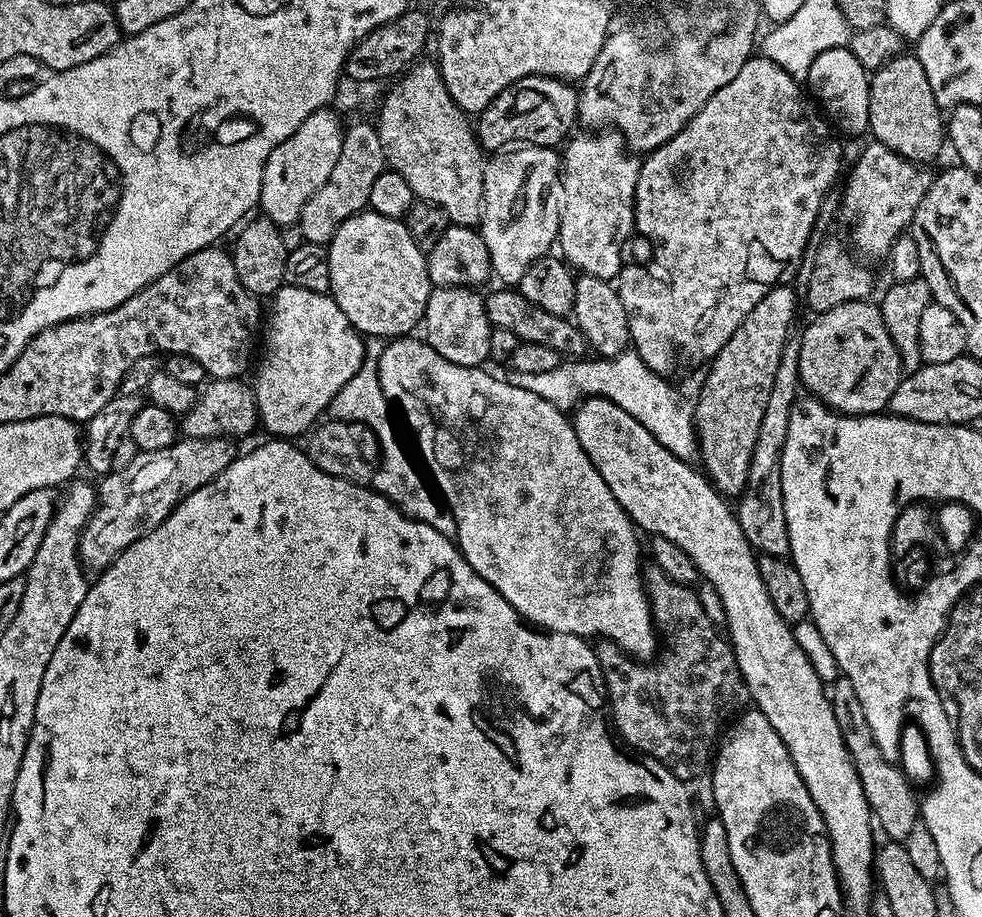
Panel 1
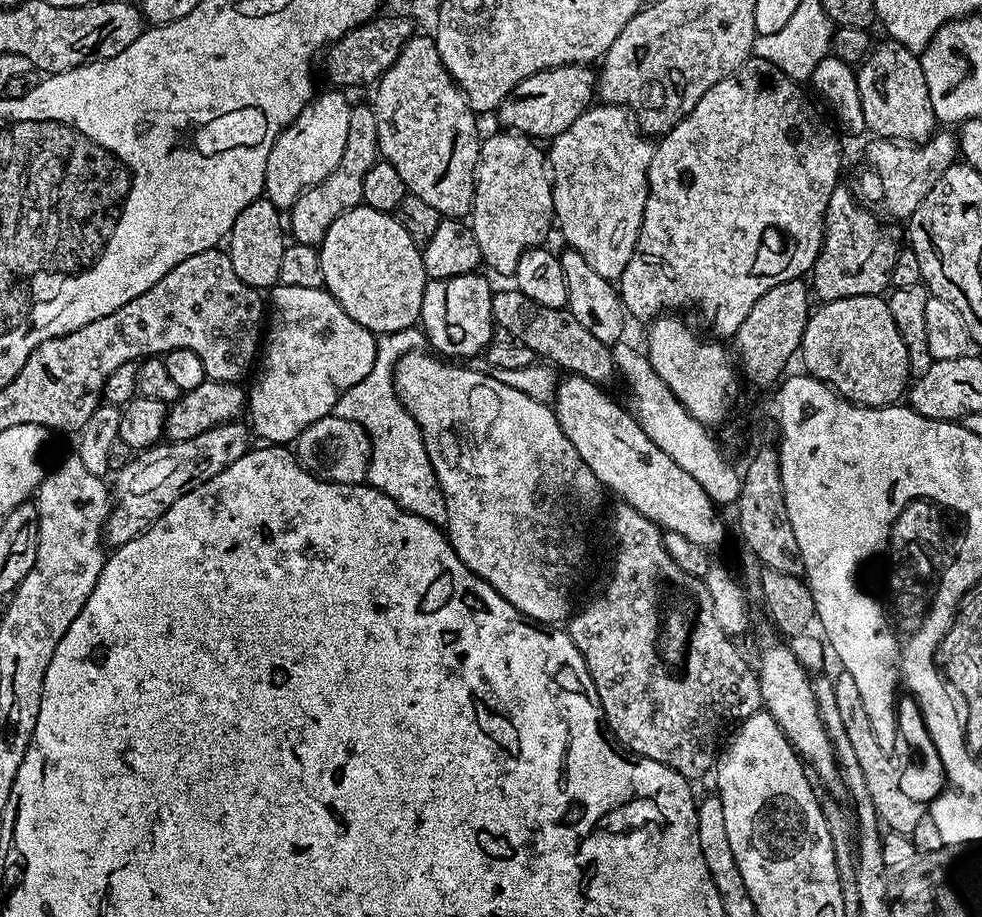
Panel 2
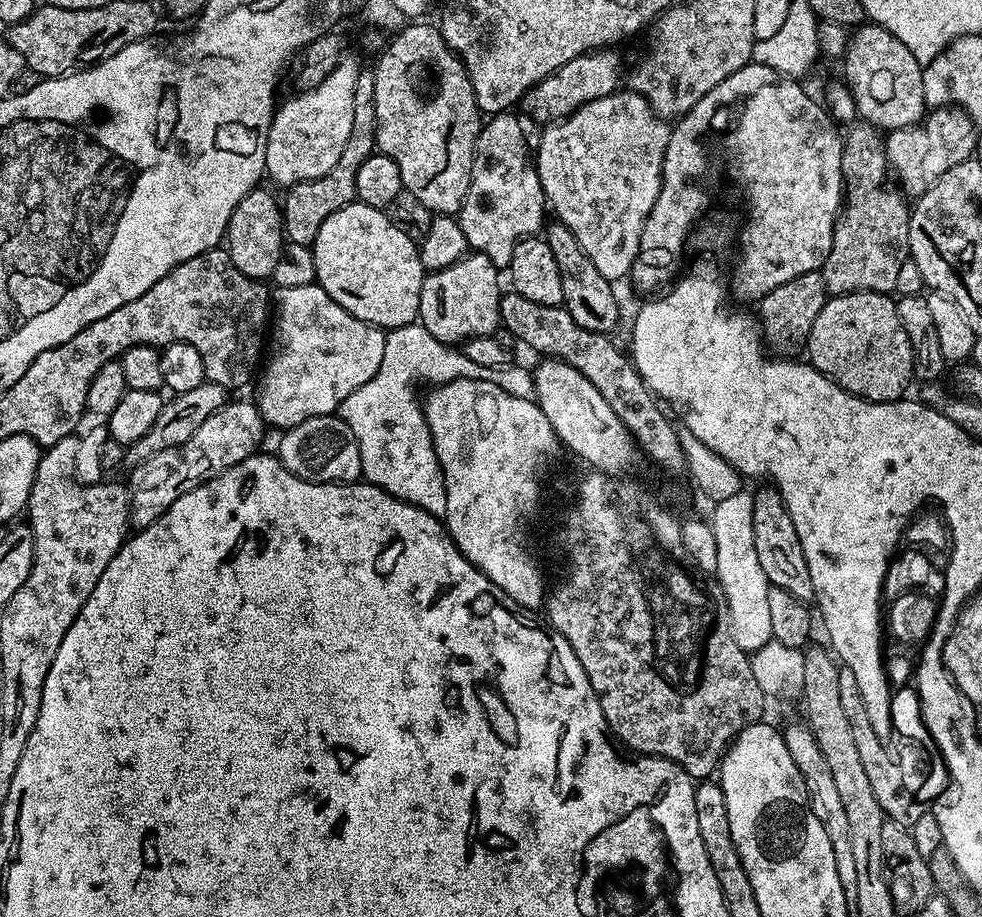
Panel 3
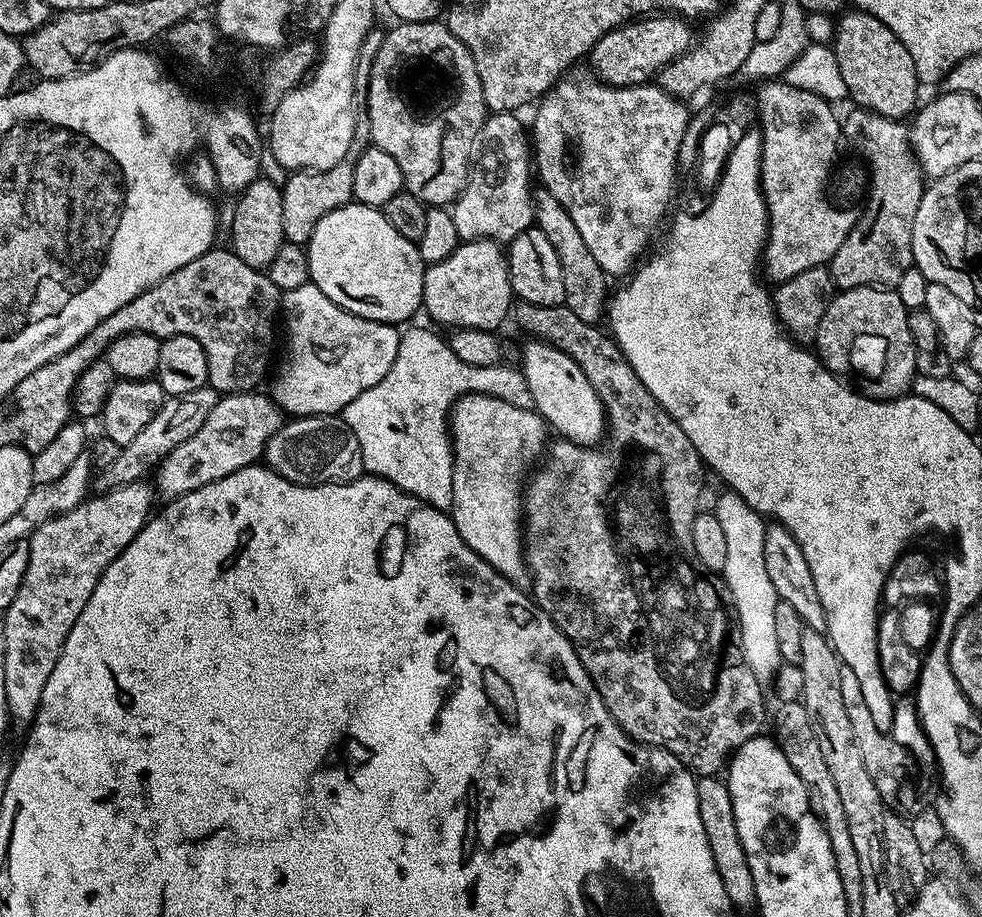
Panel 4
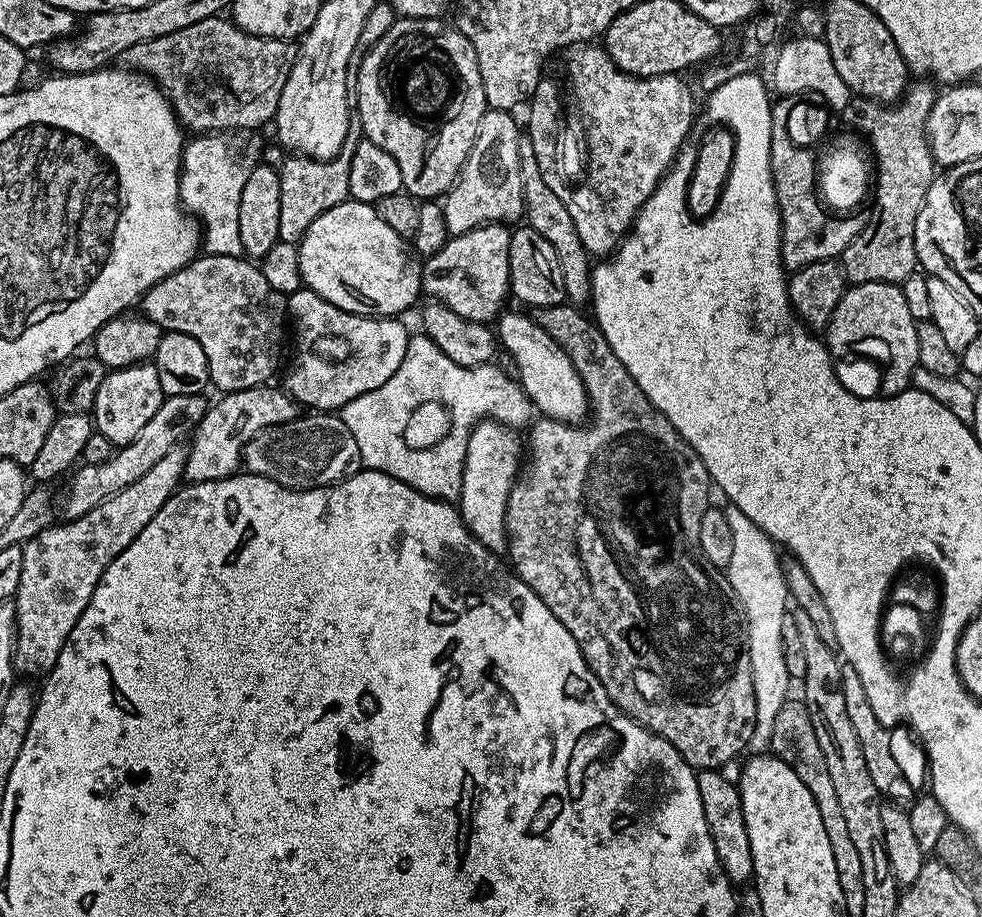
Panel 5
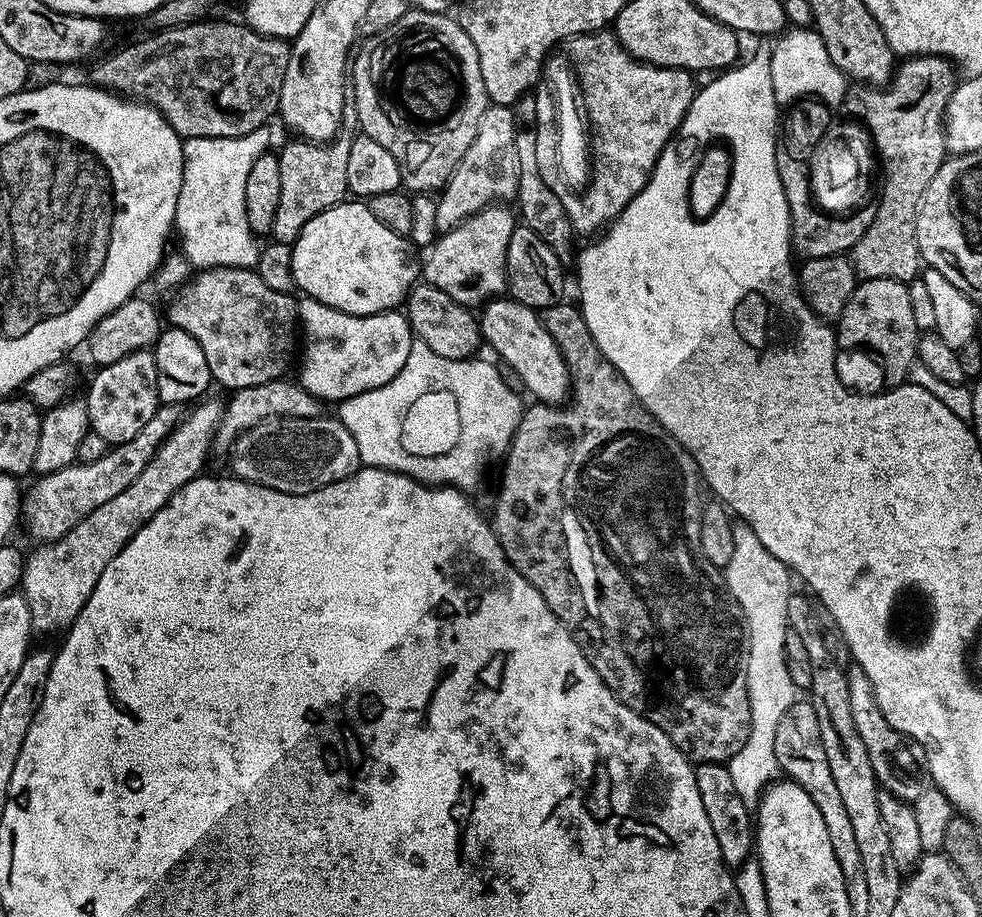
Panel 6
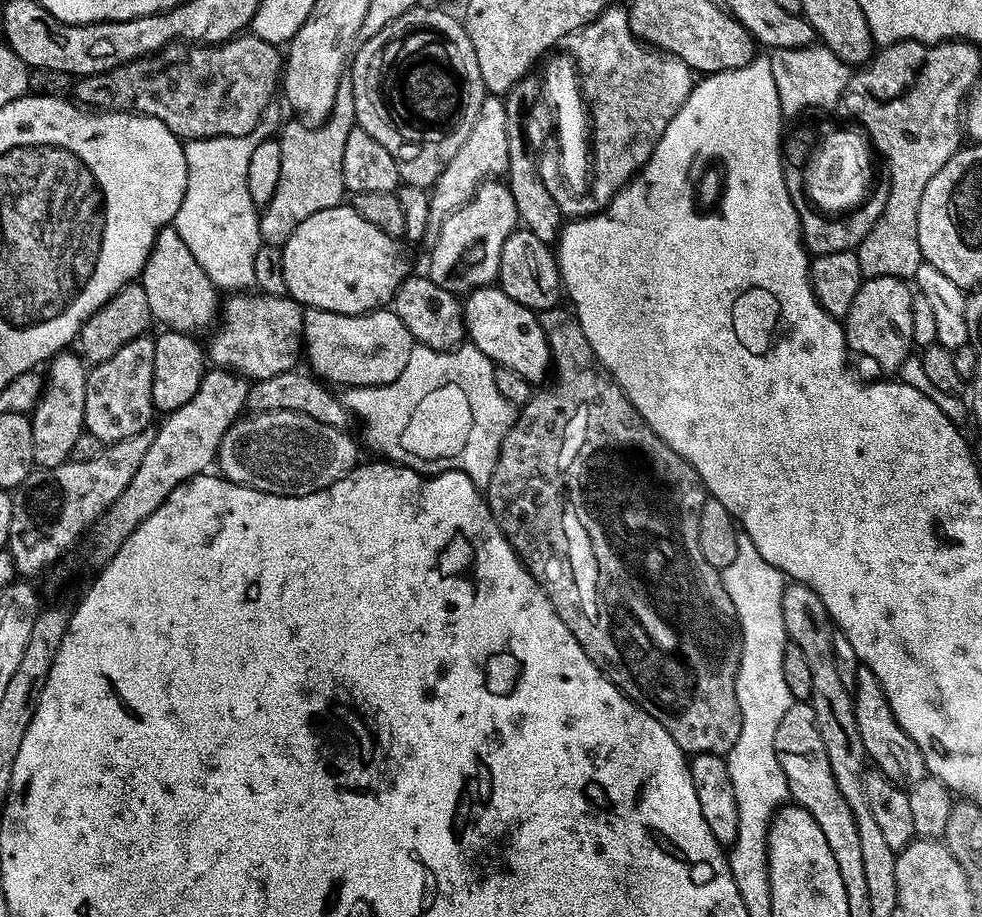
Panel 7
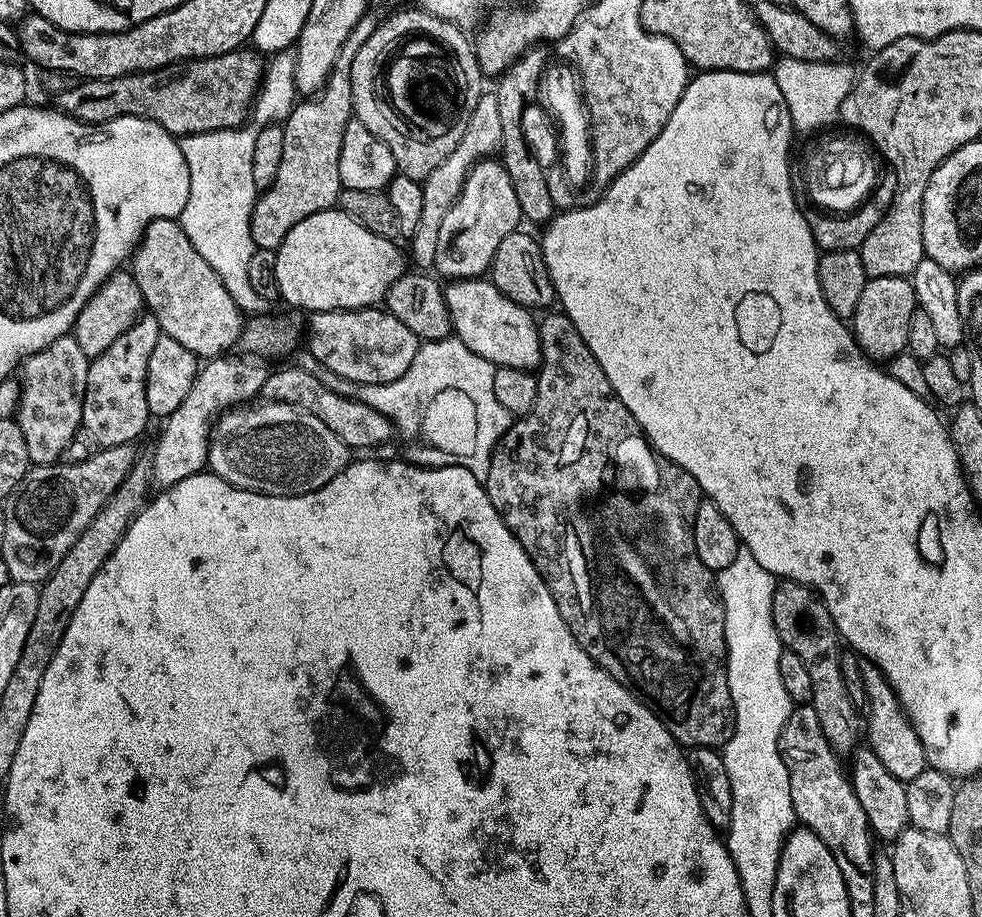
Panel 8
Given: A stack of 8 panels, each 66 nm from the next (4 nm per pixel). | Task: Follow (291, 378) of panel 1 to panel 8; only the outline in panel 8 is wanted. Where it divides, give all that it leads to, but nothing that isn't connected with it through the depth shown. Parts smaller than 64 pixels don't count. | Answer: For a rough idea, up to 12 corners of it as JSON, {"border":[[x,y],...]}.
{"border":[[387,310],[313,312],[306,348],[334,374],[406,374],[410,333]]}

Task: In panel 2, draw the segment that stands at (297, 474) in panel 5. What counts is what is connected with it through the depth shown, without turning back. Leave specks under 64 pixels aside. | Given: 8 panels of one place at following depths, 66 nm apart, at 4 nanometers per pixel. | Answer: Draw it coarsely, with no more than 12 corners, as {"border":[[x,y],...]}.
{"border":[[329,414],[294,441],[319,480],[362,484],[372,442],[358,422]]}

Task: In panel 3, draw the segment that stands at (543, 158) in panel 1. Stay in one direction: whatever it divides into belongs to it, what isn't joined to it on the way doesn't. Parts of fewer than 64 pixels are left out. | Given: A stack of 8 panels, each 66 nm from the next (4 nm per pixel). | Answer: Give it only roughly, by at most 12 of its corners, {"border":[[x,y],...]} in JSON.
{"border":[[511,111],[481,127],[458,213],[497,270],[546,224],[534,156]]}

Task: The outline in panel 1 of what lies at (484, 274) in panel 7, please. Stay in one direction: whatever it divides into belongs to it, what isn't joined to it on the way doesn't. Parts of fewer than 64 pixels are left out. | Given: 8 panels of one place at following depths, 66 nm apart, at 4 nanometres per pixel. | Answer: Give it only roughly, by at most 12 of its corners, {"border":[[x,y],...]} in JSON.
{"border":[[472,286],[433,287],[426,343],[481,367],[494,329]]}

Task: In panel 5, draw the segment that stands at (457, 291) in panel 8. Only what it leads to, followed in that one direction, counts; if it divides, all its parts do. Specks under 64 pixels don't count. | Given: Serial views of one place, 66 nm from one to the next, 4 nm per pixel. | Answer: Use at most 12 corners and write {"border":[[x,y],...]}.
{"border":[[531,315],[499,317],[499,343],[541,417],[579,425],[574,362]]}

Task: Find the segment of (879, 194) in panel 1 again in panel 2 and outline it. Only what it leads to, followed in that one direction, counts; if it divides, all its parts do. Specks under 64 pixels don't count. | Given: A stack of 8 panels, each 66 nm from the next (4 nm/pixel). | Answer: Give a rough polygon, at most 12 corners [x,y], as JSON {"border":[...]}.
{"border":[[957,137],[872,138],[864,156],[896,222],[958,160]]}

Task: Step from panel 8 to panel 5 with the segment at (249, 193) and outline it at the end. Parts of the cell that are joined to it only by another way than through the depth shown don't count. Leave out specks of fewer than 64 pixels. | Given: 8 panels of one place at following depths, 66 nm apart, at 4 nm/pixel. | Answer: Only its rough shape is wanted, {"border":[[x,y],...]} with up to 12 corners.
{"border":[[185,143],[181,207],[207,255],[243,253],[238,207],[254,146]]}

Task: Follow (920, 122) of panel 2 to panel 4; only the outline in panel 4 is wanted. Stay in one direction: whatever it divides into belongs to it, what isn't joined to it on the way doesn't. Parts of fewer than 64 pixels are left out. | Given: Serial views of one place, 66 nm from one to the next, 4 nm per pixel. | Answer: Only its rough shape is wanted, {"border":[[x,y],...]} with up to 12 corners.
{"border":[[868,12],[836,20],[838,70],[855,107],[917,111],[916,63]]}

